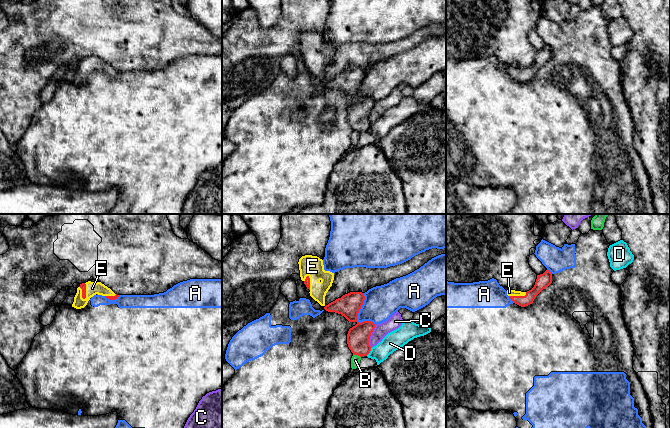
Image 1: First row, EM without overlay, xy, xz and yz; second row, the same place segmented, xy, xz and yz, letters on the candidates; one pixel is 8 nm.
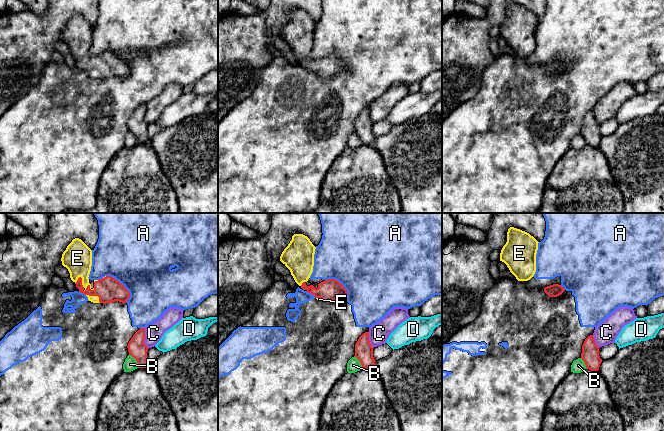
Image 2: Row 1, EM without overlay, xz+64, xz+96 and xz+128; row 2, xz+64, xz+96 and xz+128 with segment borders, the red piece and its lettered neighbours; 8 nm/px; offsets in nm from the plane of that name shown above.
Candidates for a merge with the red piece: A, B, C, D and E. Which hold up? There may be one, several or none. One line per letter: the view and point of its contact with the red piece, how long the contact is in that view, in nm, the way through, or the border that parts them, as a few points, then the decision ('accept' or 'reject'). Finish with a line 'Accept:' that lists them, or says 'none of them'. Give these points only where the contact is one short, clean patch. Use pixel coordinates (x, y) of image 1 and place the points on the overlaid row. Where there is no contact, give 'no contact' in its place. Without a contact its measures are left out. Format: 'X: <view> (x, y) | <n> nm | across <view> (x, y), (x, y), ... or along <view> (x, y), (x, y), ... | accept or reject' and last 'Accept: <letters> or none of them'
A: xz (357, 316) | 280 nm | reject
B: xz (357, 354) | 70 nm | reject
C: xz (370, 335) | 190 nm | reject
D: xz (370, 350) | 90 nm | along xz (372, 347), (366, 355) | reject
E: xy (85, 291) | 140 nm | across xy (83, 286), (85, 291), (92, 288) | accept
Accept: E

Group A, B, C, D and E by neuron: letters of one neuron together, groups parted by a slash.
A / B / C / D / E

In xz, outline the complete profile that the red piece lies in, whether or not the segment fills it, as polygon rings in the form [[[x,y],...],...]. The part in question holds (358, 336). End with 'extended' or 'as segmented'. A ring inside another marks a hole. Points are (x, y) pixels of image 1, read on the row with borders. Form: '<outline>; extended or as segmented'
[[[350,292],[324,307],[328,312],[341,314],[349,322],[357,323],[348,331],[347,344],[351,352],[360,357],[367,356],[370,353],[372,347],[369,345],[369,339],[375,328],[375,324],[371,321],[363,321],[361,323],[357,321],[358,313],[364,300],[364,293]]]; as segmented

